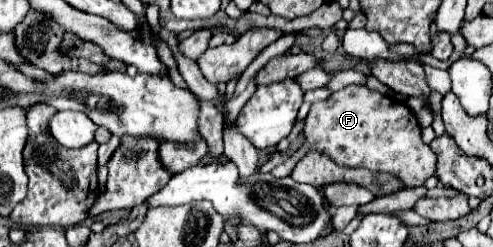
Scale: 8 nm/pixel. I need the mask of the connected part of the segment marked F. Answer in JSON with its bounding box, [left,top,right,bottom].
[303,86,437,188]

